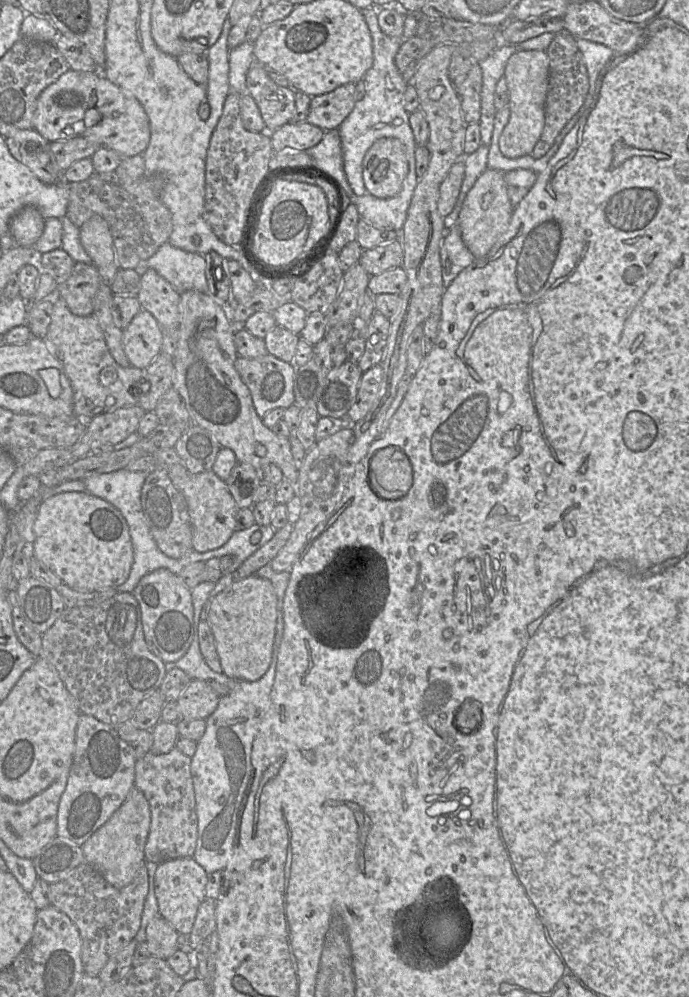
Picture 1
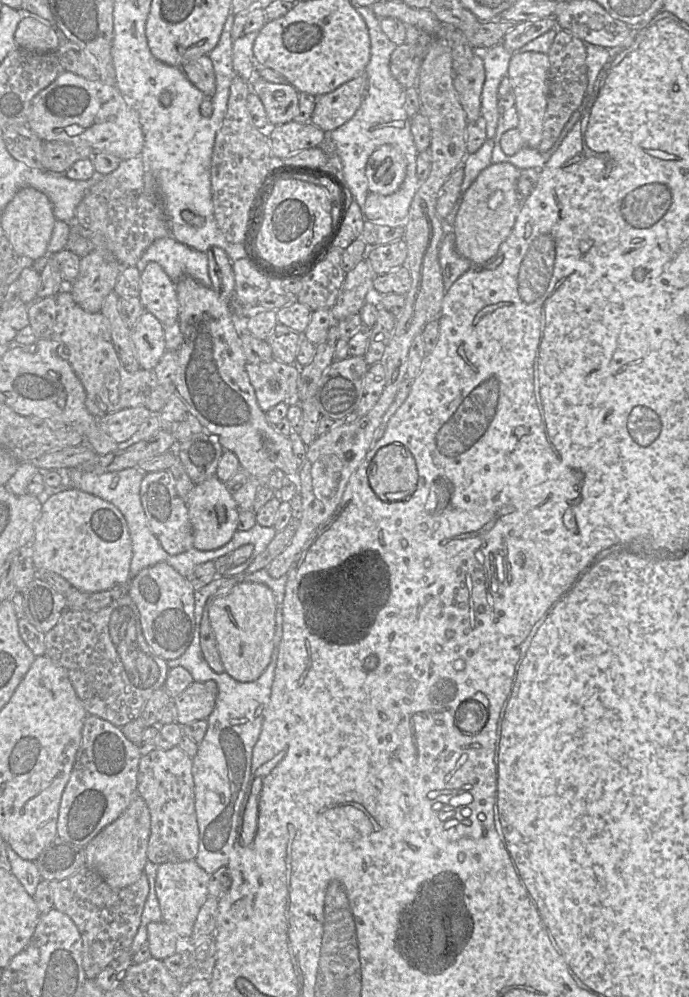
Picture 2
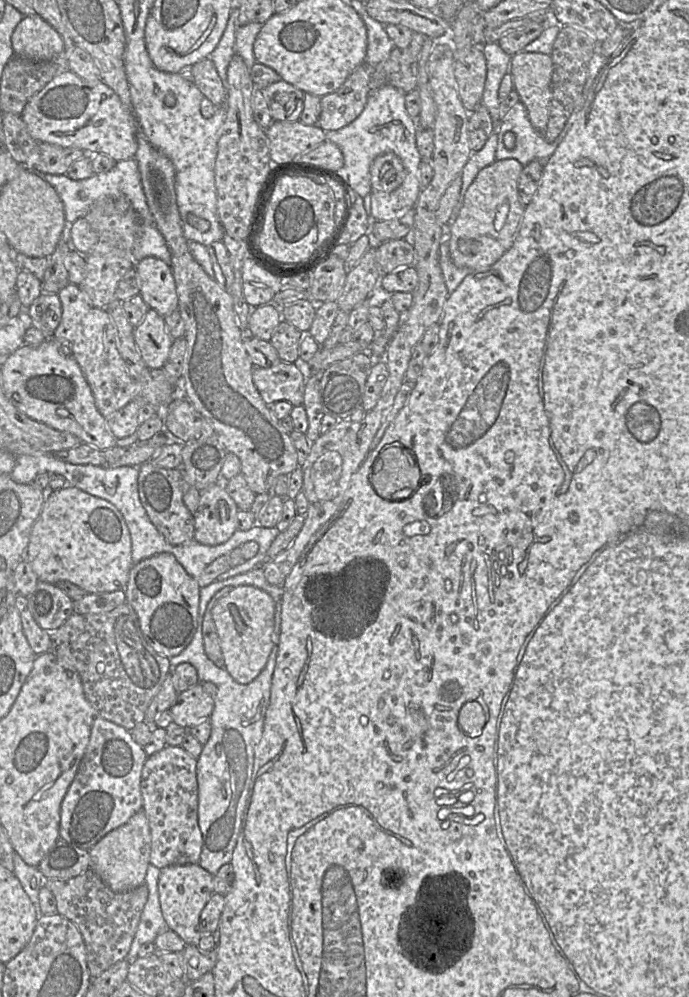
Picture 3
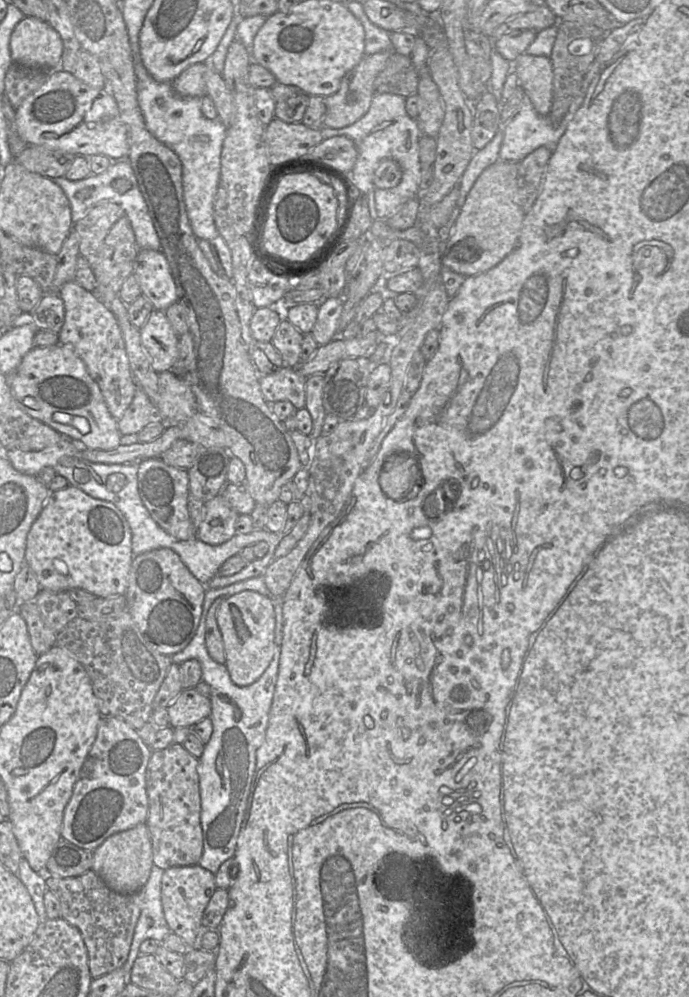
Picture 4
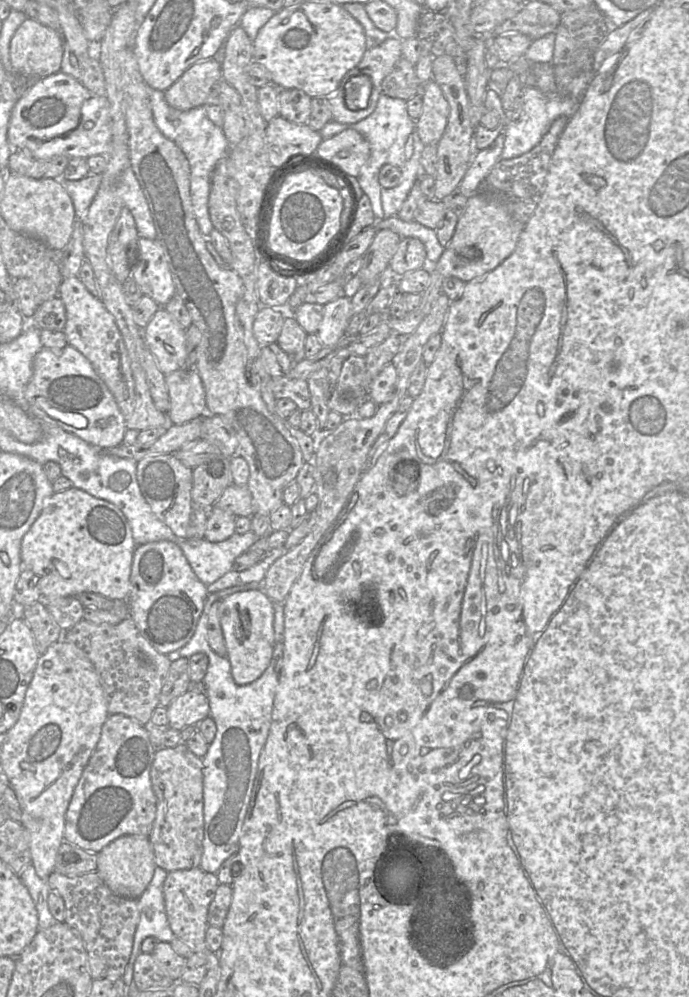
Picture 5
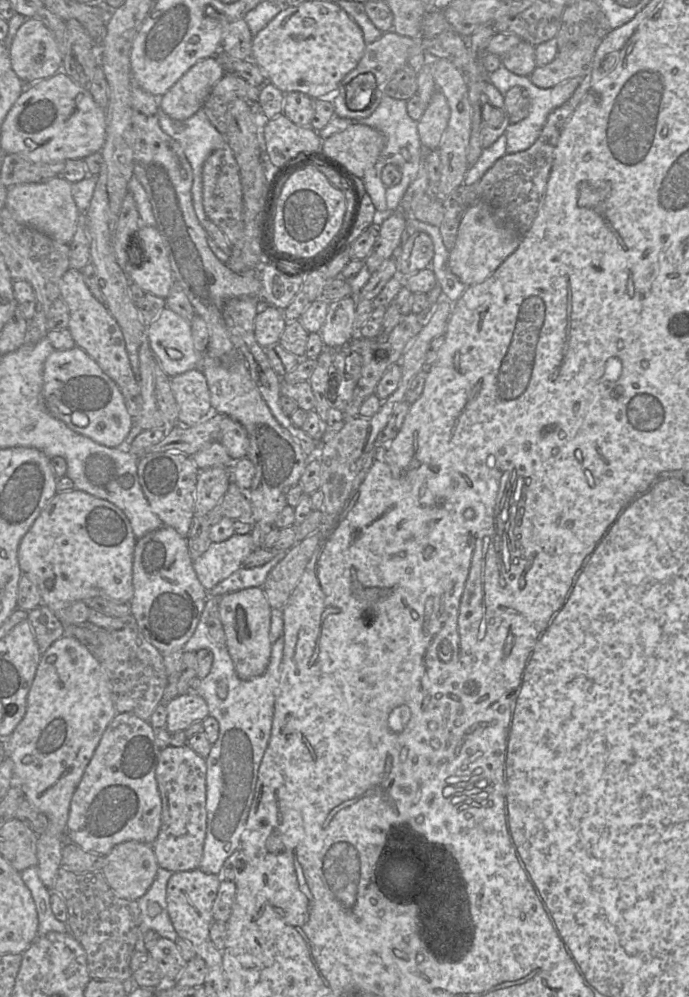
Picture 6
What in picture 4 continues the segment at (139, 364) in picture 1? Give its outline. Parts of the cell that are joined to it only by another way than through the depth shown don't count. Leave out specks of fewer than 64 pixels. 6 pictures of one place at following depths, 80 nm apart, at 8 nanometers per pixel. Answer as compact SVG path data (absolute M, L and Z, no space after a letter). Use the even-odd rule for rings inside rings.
M153 310L140 328L141 343L157 373L169 371L178 358L179 336L165 312Z

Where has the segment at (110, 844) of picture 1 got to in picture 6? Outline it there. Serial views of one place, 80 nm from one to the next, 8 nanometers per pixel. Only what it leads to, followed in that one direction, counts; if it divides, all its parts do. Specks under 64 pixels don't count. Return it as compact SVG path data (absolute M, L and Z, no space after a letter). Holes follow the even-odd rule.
M126 841L105 856L102 873L116 895L138 900L152 885L158 868L152 845Z

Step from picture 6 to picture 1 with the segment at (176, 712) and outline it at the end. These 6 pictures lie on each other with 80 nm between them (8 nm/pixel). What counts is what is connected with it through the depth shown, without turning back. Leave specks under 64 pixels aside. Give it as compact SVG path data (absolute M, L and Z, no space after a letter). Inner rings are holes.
M191 680L177 700L180 718L206 720L216 710L220 697L209 681Z

